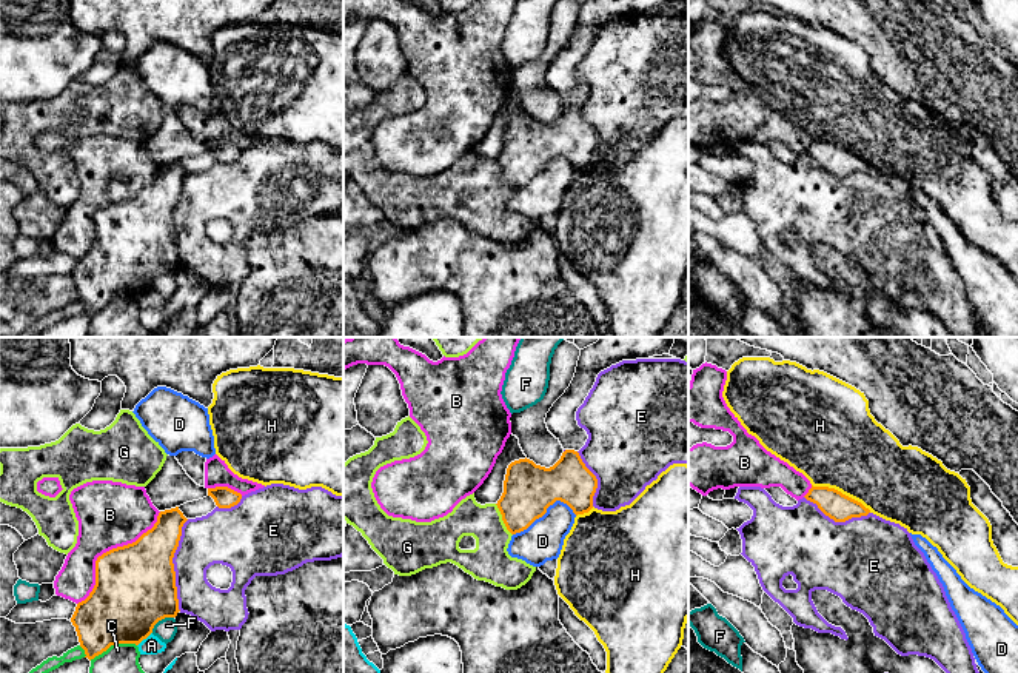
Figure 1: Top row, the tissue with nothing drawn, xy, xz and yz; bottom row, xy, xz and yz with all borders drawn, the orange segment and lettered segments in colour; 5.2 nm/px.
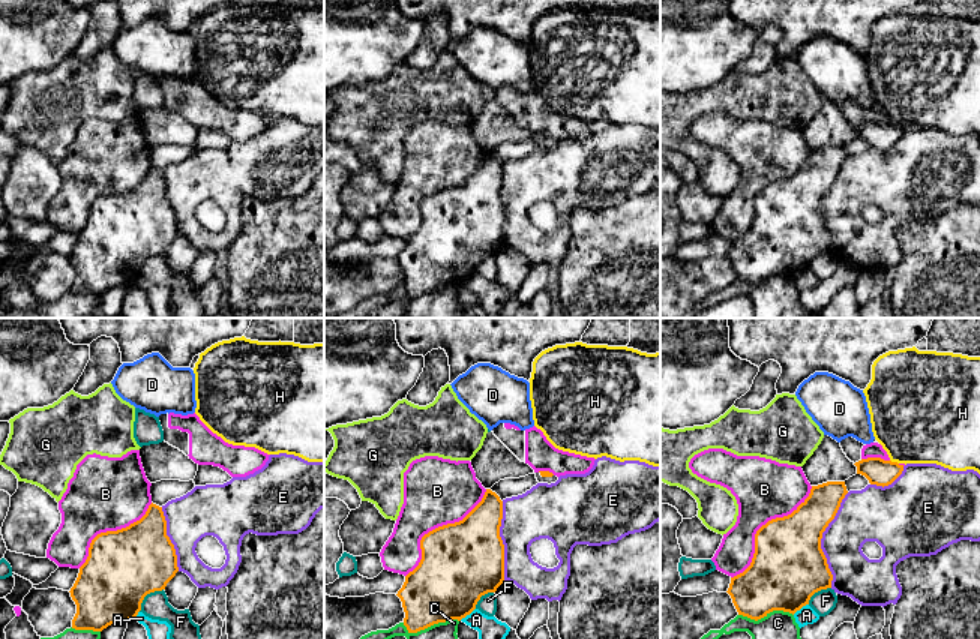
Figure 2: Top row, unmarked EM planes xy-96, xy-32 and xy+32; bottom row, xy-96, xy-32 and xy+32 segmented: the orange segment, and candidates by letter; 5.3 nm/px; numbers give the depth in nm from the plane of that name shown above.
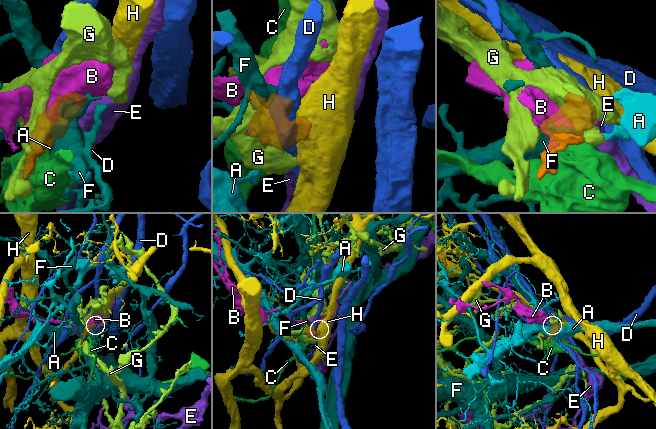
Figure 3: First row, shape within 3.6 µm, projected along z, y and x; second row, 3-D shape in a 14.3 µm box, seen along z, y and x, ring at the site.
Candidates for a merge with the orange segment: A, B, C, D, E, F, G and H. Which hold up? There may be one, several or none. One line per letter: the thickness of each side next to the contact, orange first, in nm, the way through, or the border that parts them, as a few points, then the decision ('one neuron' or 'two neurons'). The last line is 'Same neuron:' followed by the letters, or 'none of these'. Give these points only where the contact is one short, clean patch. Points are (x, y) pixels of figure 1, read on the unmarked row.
A: 400/100 nm | along xy (151, 287), (137, 301) | two neurons
B: 420/340 nm | two neurons
C: 380/280 nm | two neurons
D: 280/220 nm | two neurons
E: 420/260 nm | two neurons
F: 420/110 nm | two neurons
G: 280/200 nm | two neurons
H: 140/460 nm | along yz (812, 139), (833, 142), (860, 156), (870, 167) | two neurons
Same neuron: none of these

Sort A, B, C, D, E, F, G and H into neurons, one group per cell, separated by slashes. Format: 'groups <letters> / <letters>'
groups A / B / C / D / E / F / G / H

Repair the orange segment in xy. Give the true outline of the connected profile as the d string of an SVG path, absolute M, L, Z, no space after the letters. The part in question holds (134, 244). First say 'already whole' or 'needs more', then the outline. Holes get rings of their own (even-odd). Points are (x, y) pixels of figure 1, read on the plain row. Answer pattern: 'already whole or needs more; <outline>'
already whole; M179 162L160 166L154 182L136 197L97 213L95 240L89 251L77 259L71 273L85 313L91 316L114 299L139 300L159 276L177 271L180 265L172 213L186 176Z

